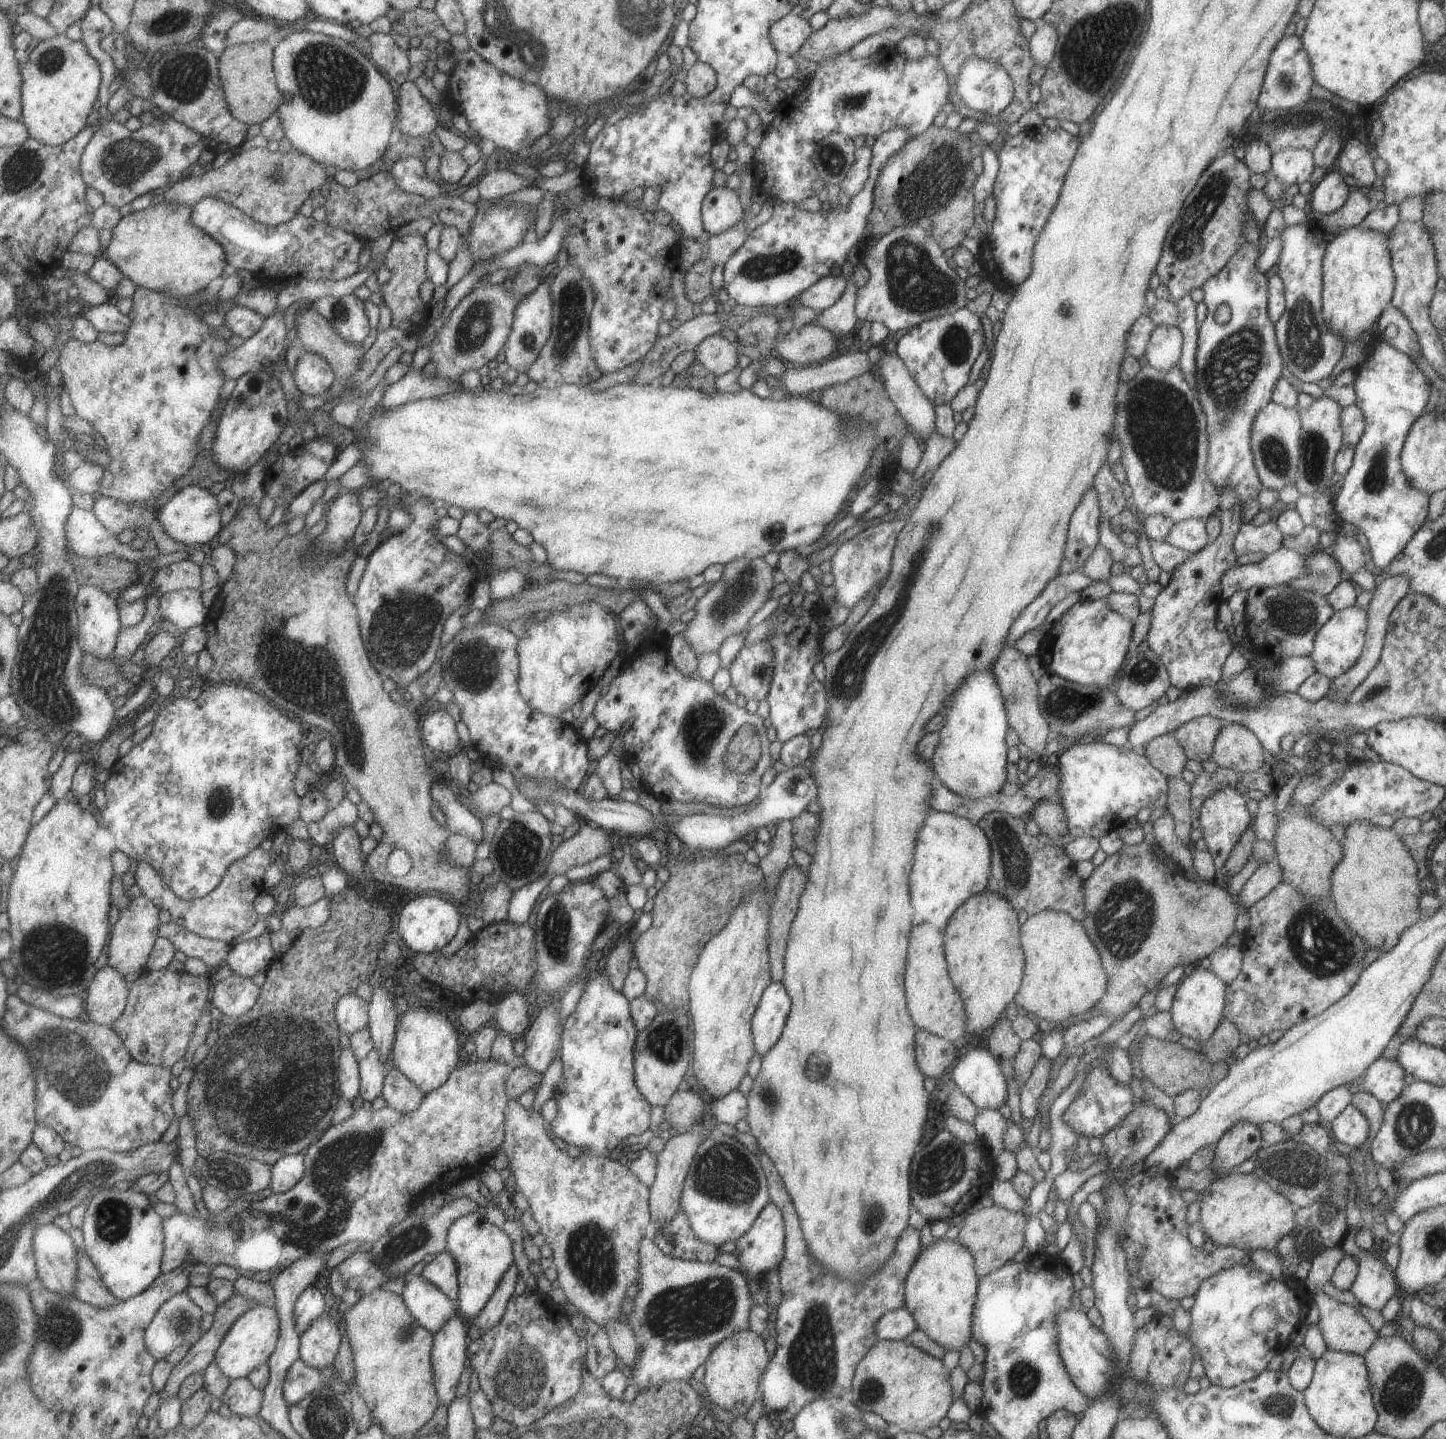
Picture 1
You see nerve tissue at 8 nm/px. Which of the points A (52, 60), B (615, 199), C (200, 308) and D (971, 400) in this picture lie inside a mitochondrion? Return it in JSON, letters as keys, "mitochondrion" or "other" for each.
{"A":"mitochondrion","B":"other","C":"other","D":"other"}

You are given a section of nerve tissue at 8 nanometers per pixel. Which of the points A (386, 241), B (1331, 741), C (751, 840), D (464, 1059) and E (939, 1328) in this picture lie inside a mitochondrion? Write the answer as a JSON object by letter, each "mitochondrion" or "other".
{"A":"other","B":"other","C":"other","D":"other","E":"other"}

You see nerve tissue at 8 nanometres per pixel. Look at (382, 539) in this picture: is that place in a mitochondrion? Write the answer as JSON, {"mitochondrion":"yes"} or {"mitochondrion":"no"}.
{"mitochondrion":"no"}

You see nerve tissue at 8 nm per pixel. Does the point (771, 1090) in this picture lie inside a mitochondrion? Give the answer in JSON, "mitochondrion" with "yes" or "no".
{"mitochondrion":"yes"}

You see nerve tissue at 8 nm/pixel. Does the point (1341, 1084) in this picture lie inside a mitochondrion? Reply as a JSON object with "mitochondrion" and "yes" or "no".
{"mitochondrion":"no"}

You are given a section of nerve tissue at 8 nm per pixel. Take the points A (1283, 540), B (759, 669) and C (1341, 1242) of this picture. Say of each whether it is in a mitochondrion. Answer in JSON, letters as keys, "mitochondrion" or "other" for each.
{"A":"other","B":"mitochondrion","C":"other"}

